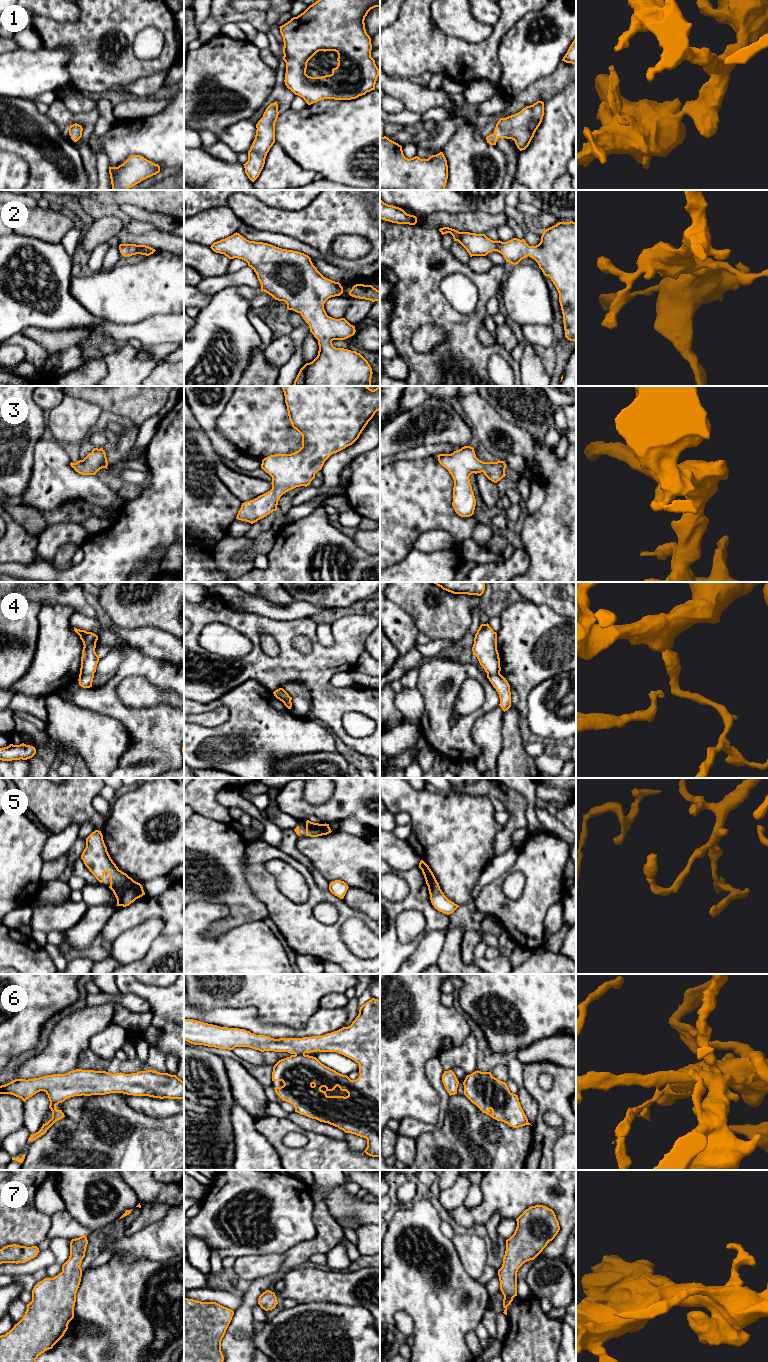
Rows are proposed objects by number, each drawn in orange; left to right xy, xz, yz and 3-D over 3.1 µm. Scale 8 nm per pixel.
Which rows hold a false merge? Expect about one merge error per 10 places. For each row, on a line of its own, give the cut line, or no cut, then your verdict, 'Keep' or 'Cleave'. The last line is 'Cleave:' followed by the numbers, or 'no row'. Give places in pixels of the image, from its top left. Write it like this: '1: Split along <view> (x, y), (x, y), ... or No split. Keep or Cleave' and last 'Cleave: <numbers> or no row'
1: No split. Keep
2: No split. Keep
3: No split. Keep
4: No split. Keep
5: Split along xy (128, 876), (127, 880), (113, 891). Cleave
6: No split. Keep
7: No split. Keep
Cleave: 5

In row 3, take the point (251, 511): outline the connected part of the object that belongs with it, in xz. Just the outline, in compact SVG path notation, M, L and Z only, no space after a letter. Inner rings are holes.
M282 386L282 389L292 427L302 435L302 447L291 454L270 455L262 460L261 468L272 477L272 489L253 500L242 503L236 517L251 524L276 511L280 497L286 492L296 487L310 485L325 461L332 454L352 445L375 413L380 410L380 386L374 390L368 386Z

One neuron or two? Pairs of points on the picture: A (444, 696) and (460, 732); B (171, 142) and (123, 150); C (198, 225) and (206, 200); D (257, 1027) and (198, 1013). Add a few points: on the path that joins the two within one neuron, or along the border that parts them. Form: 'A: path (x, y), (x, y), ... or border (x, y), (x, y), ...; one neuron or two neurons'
A: path (444, 706), (444, 719), (450, 725); one neuron
B: path (159, 142), (135, 142); one neuron
C: border (226, 205), (207, 208), (194, 215); two neurons
D: path (242, 1018), (213, 1016); one neuron

